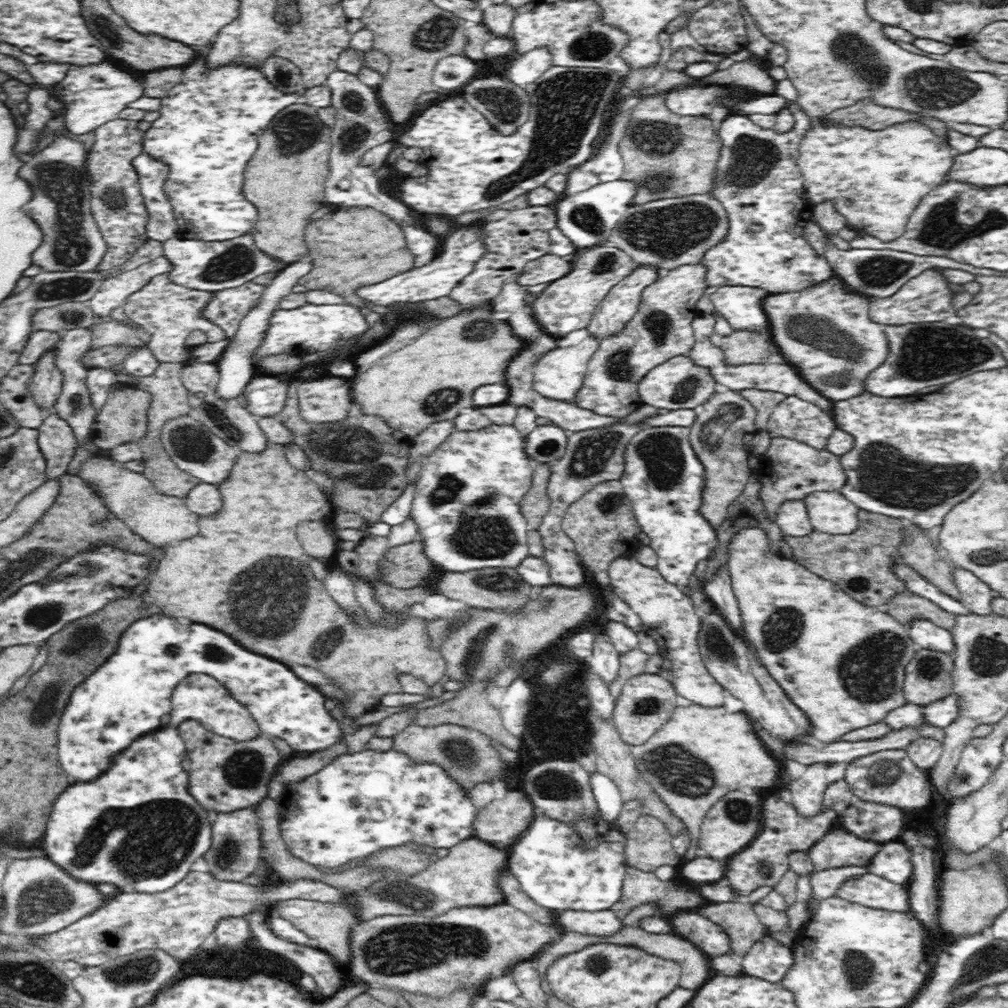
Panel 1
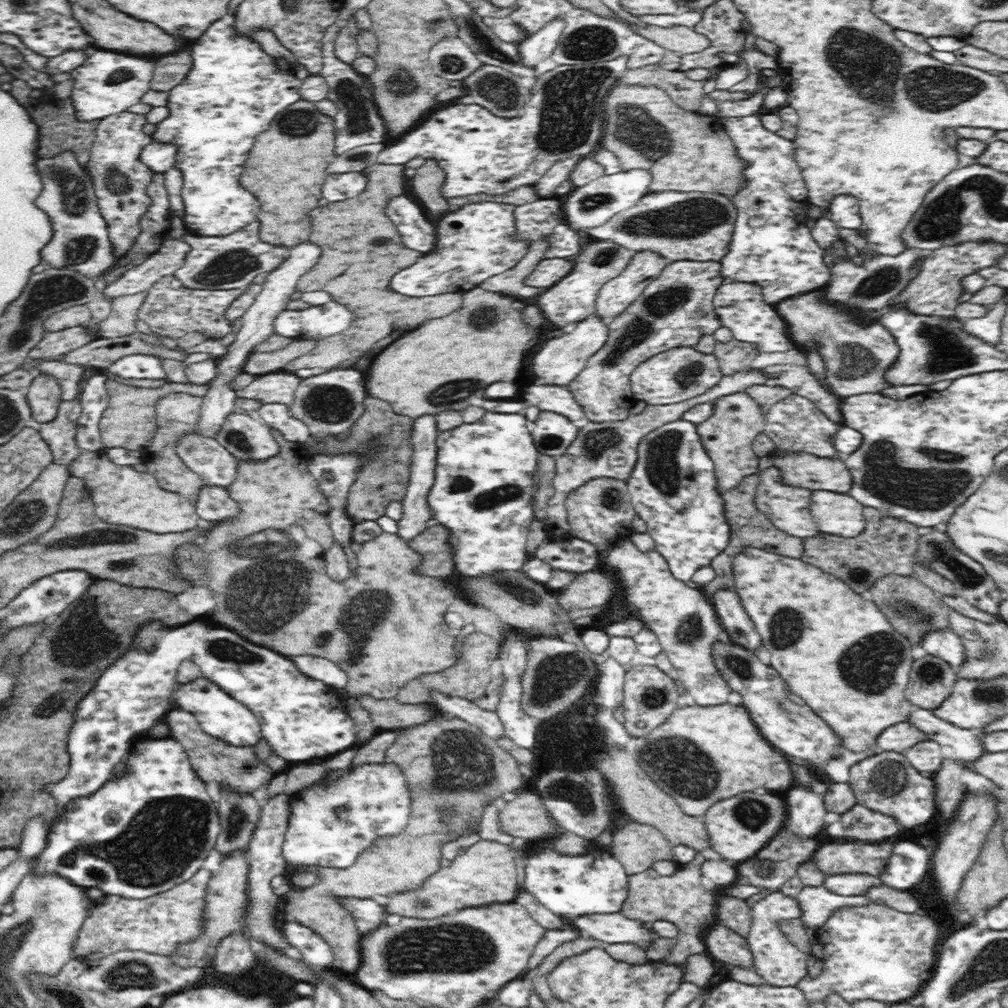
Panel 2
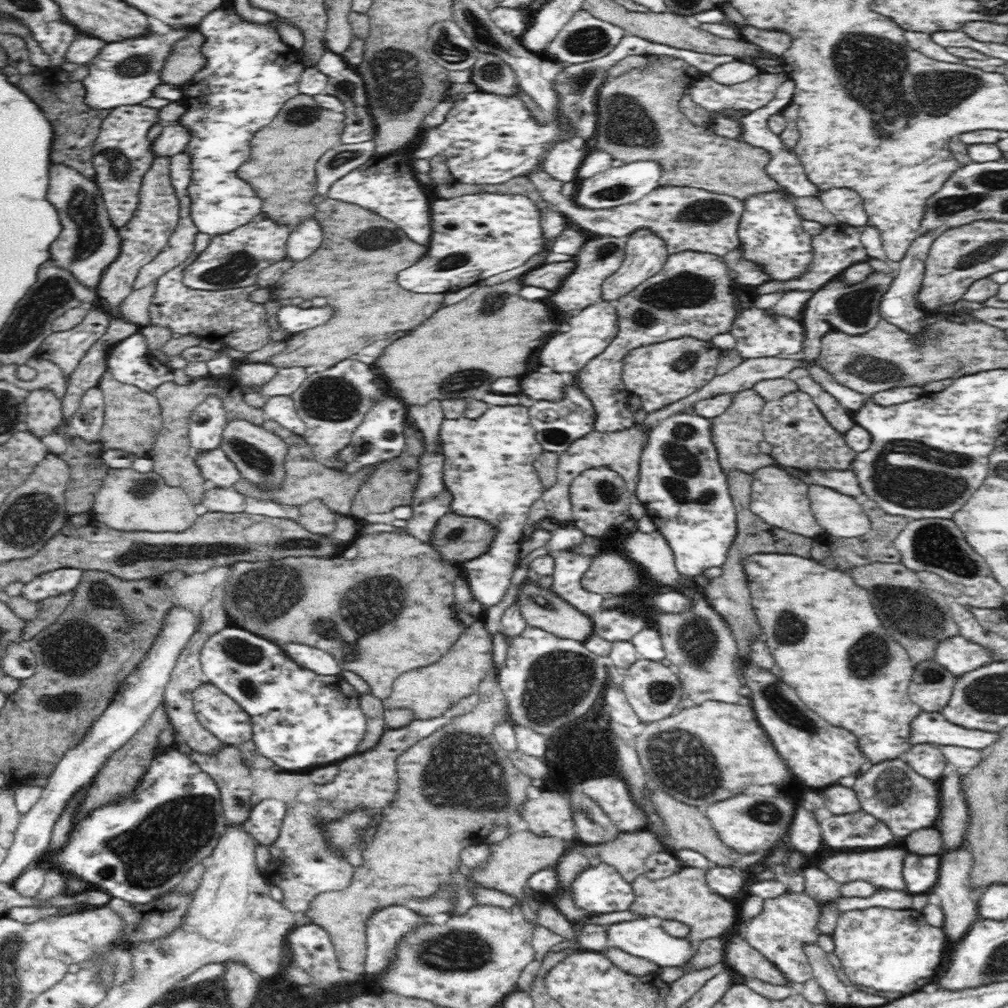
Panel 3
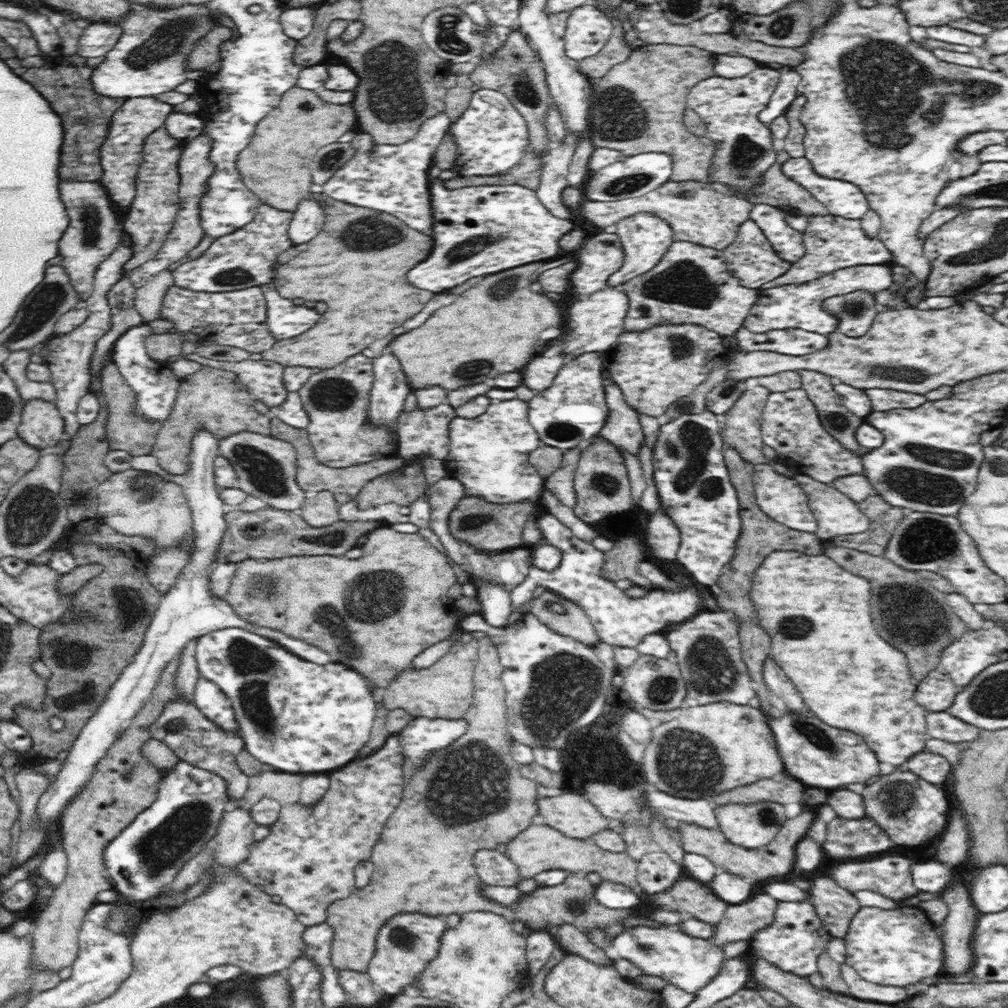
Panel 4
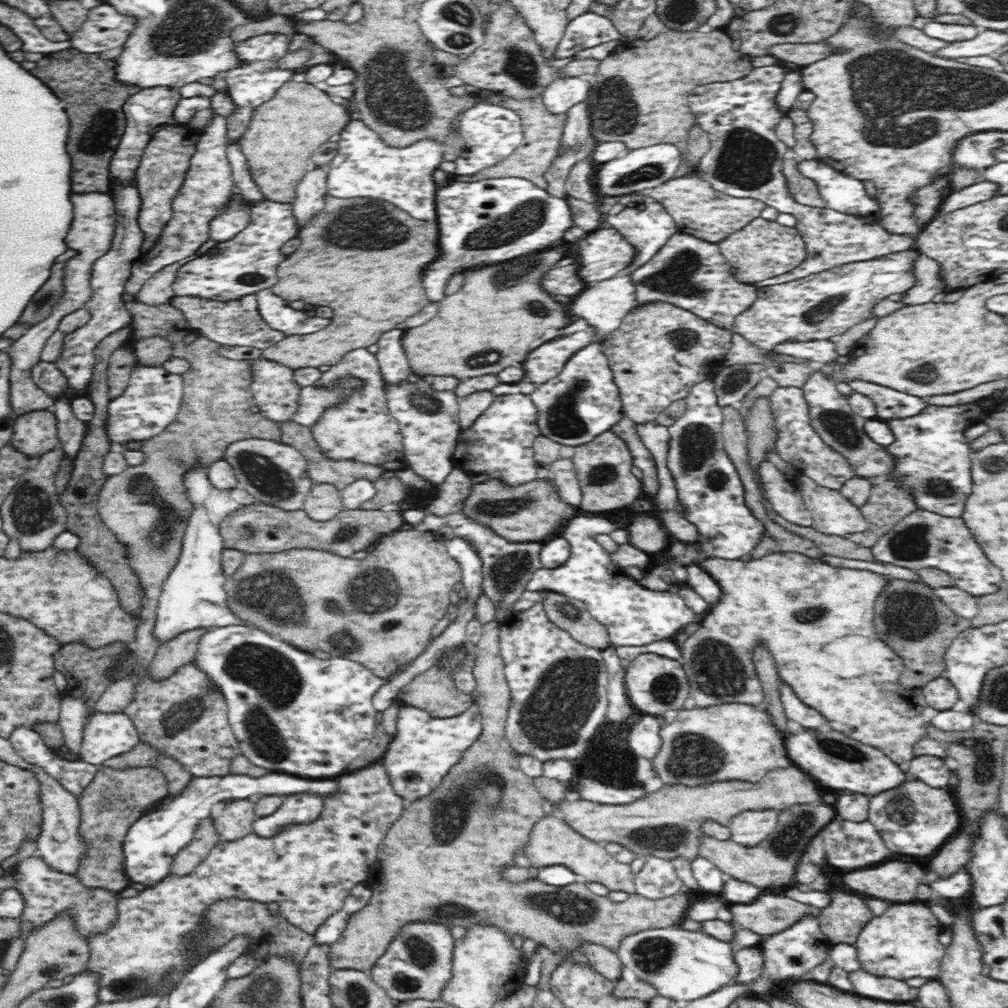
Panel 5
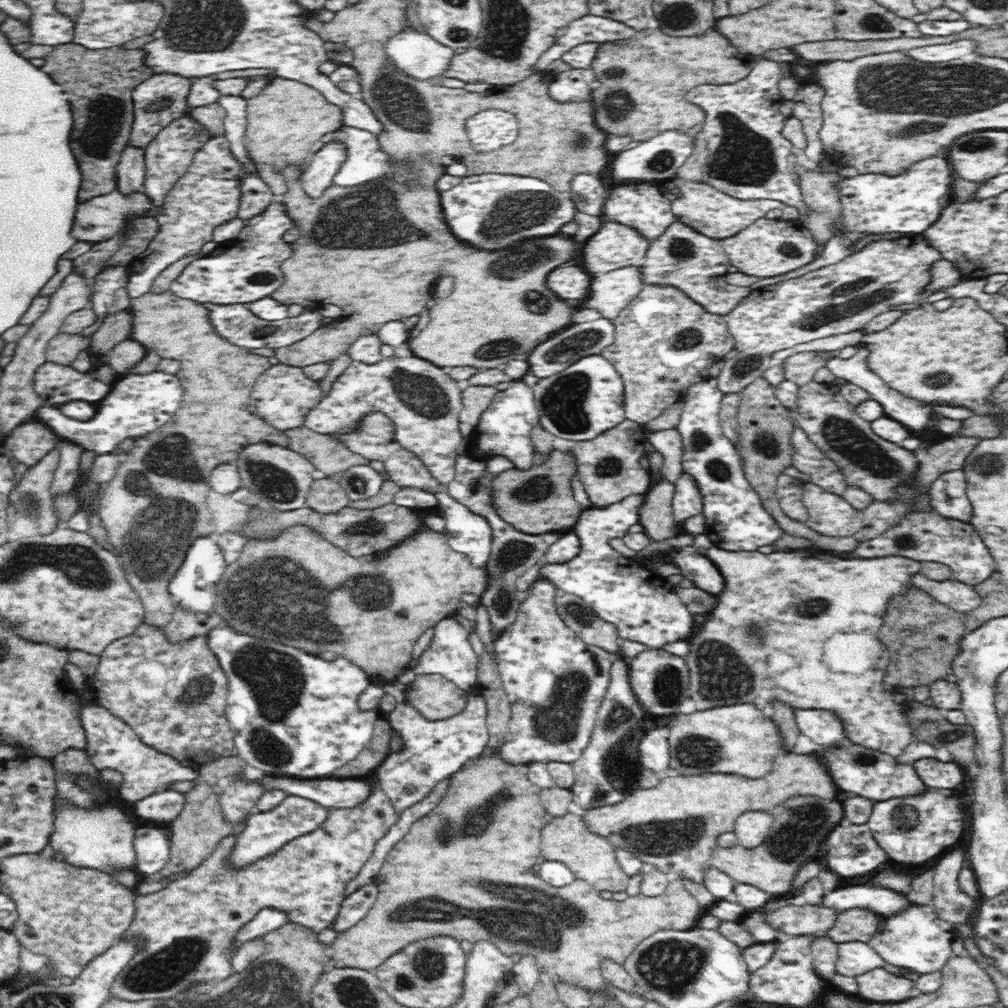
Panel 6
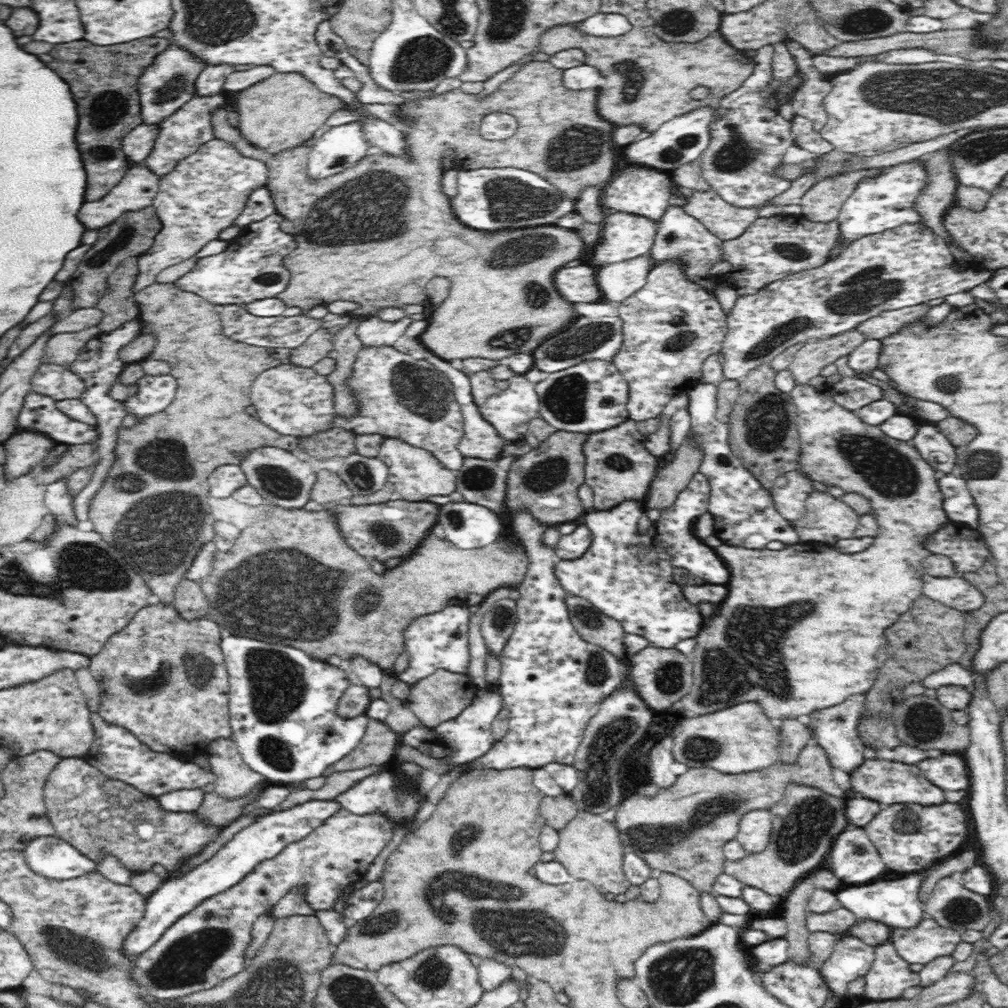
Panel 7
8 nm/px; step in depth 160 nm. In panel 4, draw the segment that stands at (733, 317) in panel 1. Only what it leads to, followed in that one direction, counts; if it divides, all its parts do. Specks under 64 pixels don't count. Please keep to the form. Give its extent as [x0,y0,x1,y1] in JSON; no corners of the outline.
[734,326,829,356]

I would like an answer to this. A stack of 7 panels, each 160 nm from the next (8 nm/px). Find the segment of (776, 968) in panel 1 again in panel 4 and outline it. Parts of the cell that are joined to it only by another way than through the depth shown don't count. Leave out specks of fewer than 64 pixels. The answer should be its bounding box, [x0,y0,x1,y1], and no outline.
[751,901,831,978]

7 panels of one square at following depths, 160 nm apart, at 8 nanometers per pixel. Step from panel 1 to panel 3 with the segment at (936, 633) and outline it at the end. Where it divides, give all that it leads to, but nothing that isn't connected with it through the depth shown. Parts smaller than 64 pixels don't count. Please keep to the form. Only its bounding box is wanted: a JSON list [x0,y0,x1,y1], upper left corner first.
[935,634,994,677]

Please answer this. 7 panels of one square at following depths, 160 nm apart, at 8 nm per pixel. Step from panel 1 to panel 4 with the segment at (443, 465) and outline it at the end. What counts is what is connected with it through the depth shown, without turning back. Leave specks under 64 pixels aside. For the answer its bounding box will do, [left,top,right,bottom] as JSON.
[444,399,545,627]

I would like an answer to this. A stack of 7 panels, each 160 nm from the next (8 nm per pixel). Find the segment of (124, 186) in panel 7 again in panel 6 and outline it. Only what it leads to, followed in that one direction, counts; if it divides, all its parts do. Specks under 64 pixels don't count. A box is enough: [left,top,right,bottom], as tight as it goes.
[72,189,153,243]

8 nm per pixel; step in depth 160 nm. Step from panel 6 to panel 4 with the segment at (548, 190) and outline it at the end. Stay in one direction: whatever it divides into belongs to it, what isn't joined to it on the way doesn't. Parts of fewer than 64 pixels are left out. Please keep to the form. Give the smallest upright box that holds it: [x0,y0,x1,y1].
[408,178,576,294]

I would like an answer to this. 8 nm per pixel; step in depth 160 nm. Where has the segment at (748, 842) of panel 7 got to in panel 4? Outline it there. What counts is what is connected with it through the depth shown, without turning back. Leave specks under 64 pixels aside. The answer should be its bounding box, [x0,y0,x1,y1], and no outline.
[715,801,786,849]

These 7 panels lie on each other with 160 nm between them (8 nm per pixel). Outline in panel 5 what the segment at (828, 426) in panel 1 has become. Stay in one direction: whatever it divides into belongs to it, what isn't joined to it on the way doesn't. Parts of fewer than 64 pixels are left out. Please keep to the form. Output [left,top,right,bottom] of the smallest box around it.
[769,386,854,491]

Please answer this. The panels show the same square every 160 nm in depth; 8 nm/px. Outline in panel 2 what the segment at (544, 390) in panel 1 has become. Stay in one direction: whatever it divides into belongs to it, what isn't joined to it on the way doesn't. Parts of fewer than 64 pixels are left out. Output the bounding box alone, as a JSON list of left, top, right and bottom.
[532,314,609,387]

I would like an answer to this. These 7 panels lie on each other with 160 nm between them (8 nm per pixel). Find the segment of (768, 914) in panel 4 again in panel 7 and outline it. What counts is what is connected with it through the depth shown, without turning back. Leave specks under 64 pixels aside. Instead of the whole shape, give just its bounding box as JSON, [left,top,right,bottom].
[808,907,860,935]

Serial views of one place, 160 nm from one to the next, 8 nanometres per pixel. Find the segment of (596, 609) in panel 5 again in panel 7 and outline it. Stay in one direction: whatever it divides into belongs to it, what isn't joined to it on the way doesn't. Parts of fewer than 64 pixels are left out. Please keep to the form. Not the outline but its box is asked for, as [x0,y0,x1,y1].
[556,473,728,648]

